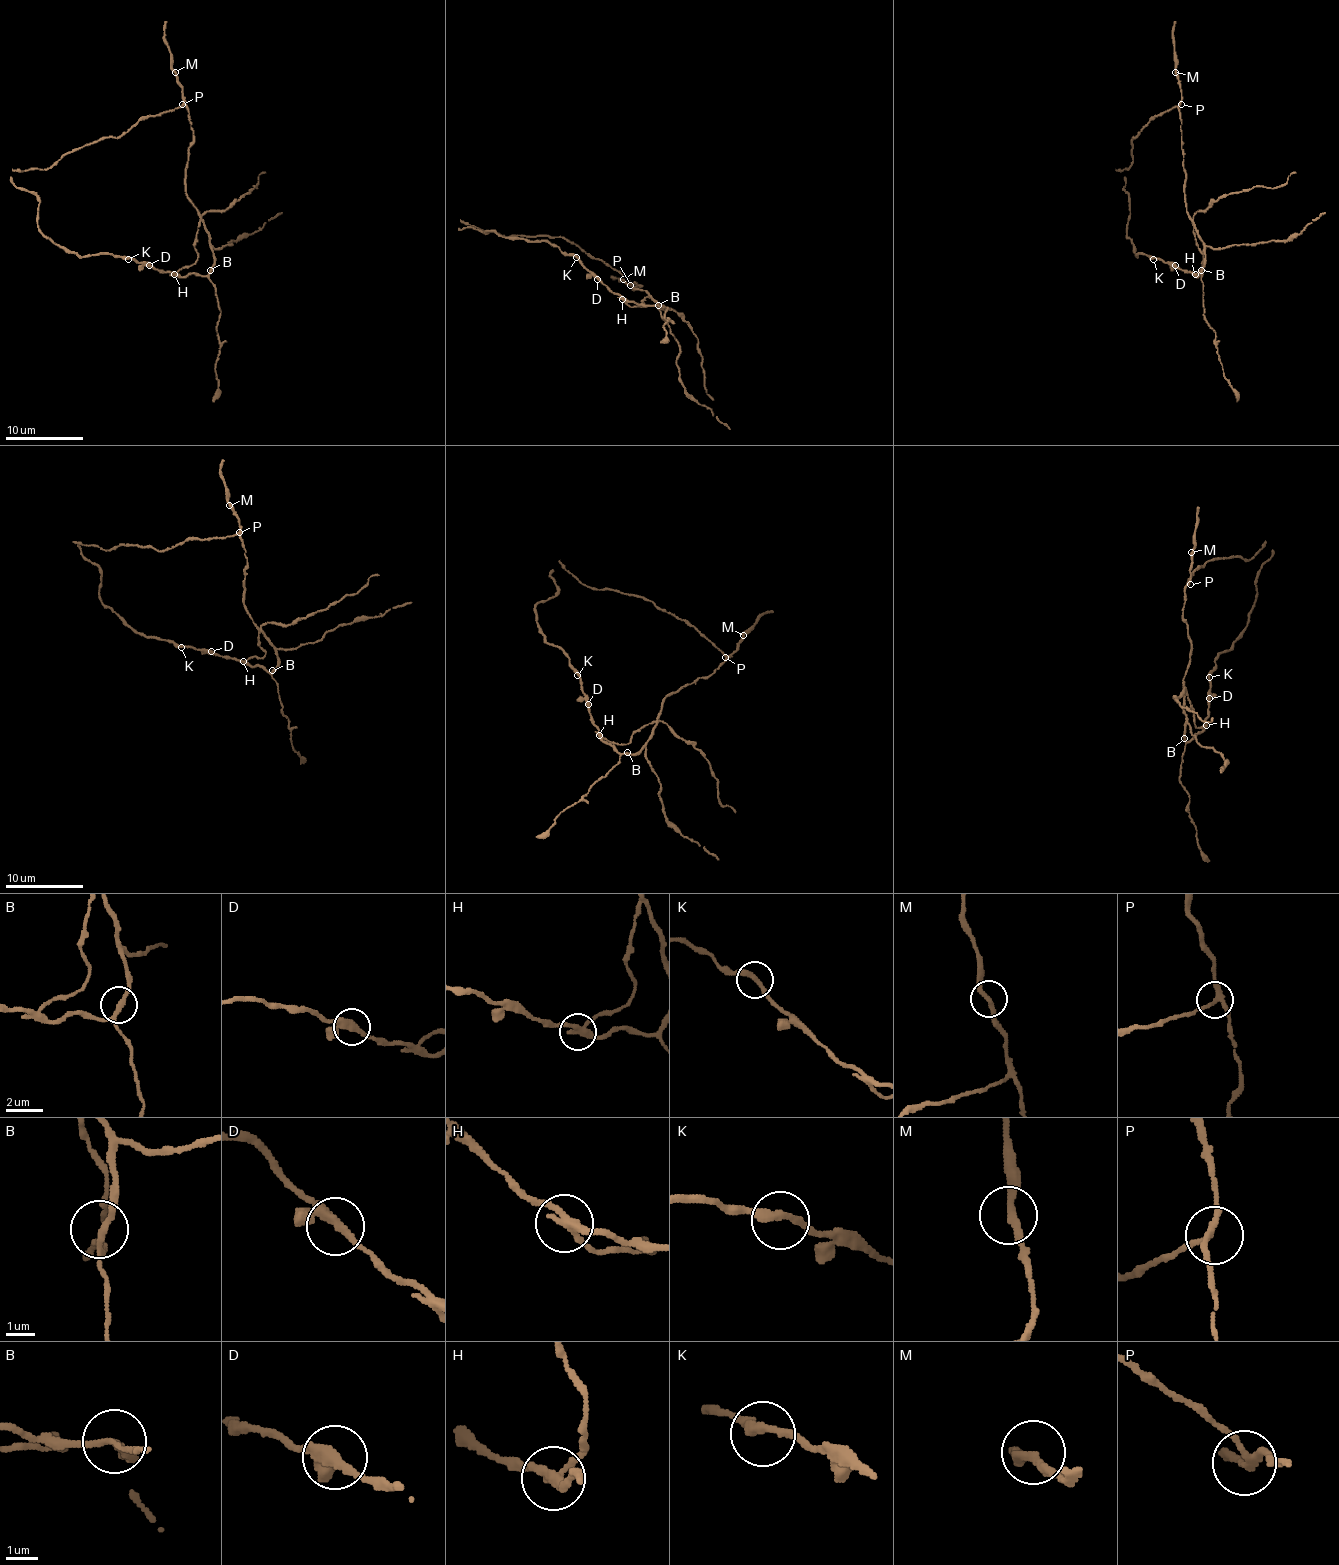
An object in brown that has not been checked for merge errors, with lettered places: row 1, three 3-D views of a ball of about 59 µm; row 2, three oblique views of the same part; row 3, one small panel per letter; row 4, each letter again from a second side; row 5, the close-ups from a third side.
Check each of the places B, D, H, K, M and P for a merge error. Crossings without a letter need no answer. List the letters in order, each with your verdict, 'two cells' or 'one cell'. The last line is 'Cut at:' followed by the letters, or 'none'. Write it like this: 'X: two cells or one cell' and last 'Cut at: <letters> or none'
B: one cell
D: one cell
H: two cells
K: one cell
M: one cell
P: one cell
Cut at: H

